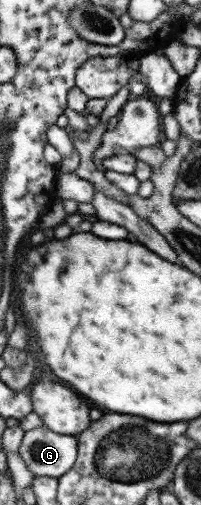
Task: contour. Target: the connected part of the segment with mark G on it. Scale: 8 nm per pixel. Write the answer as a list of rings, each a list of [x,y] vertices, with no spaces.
[[[42,425],[41,427],[24,431],[17,454],[33,475],[58,478],[69,471],[73,462],[75,462],[77,457],[77,439],[73,435],[55,433]]]

